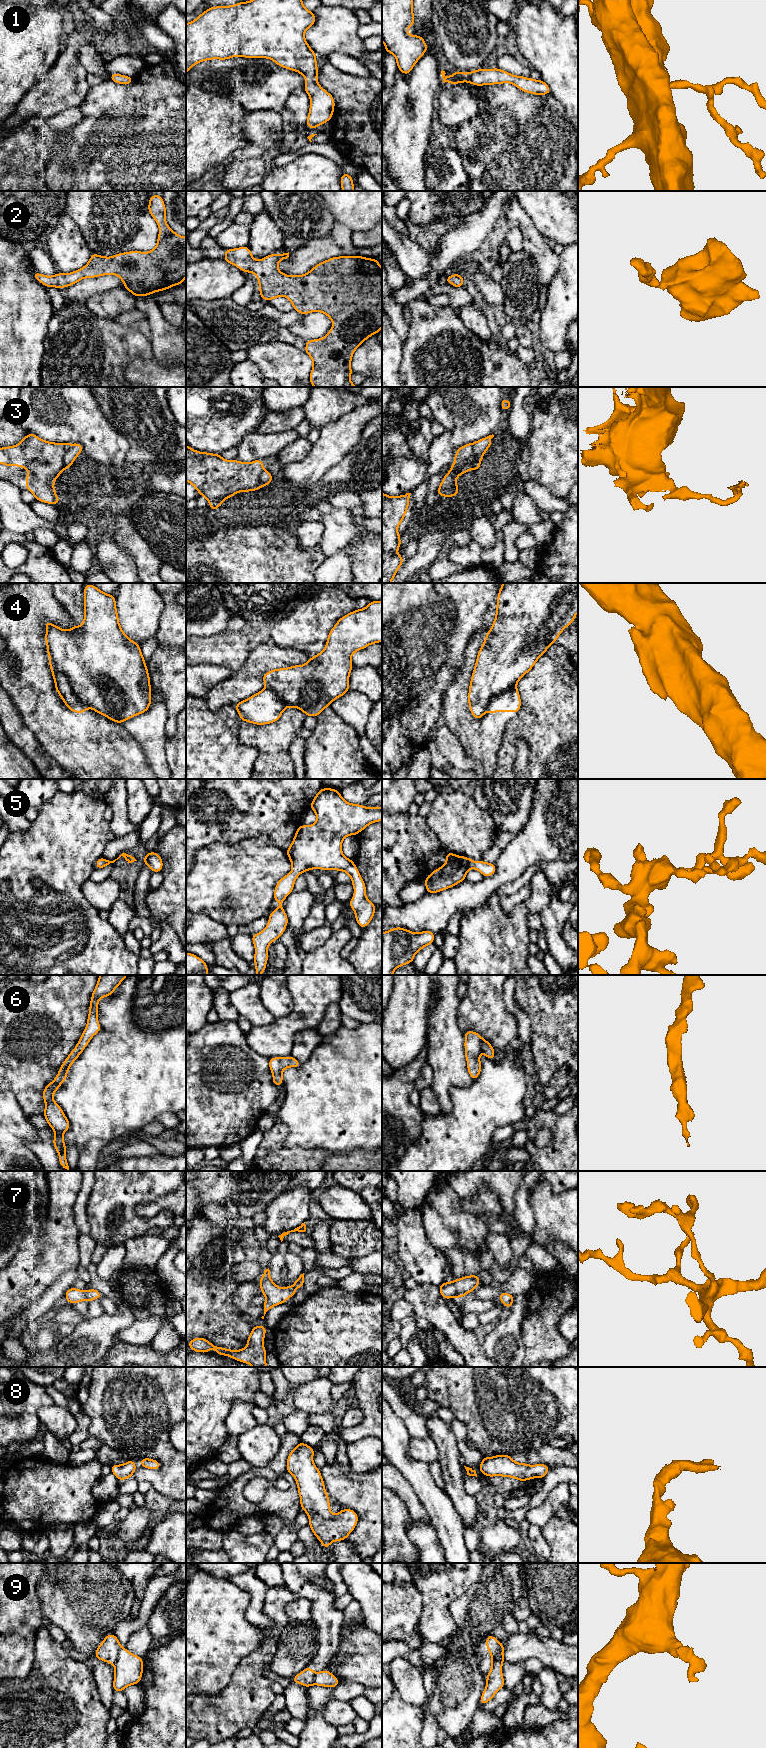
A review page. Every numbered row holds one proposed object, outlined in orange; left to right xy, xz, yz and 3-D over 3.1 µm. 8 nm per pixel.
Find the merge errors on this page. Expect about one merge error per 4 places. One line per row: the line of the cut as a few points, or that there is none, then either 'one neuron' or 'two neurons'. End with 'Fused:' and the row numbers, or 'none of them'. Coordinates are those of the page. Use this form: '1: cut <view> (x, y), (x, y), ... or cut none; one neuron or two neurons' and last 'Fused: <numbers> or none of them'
1: cut none; one neuron
2: cut none; one neuron
3: cut none; one neuron
4: cut xy (49, 658), (67, 679), (73, 693), (87, 706); two neurons
5: cut none; one neuron
6: cut none; one neuron
7: cut none; one neuron
8: cut none; one neuron
9: cut none; one neuron
Fused: 4

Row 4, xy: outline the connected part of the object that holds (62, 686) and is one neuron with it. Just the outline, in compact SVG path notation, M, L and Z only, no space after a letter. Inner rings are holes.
M49 659L49 666L55 681L55 690L60 695L64 704L70 711L75 713L83 713L87 711L87 705L83 704L72 691L68 679L61 674L55 665Z

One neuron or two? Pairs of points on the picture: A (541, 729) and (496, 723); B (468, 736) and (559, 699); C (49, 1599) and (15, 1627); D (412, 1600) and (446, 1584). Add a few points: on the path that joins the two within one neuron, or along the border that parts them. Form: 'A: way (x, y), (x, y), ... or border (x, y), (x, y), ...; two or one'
A: border (520, 705), (519, 711), (506, 724), (500, 747); two
B: border (517, 713), (506, 724), (502, 740); two
C: border (38, 1582), (37, 1596), (44, 1617); two
D: border (413, 1581), (421, 1597), (420, 1620); two

